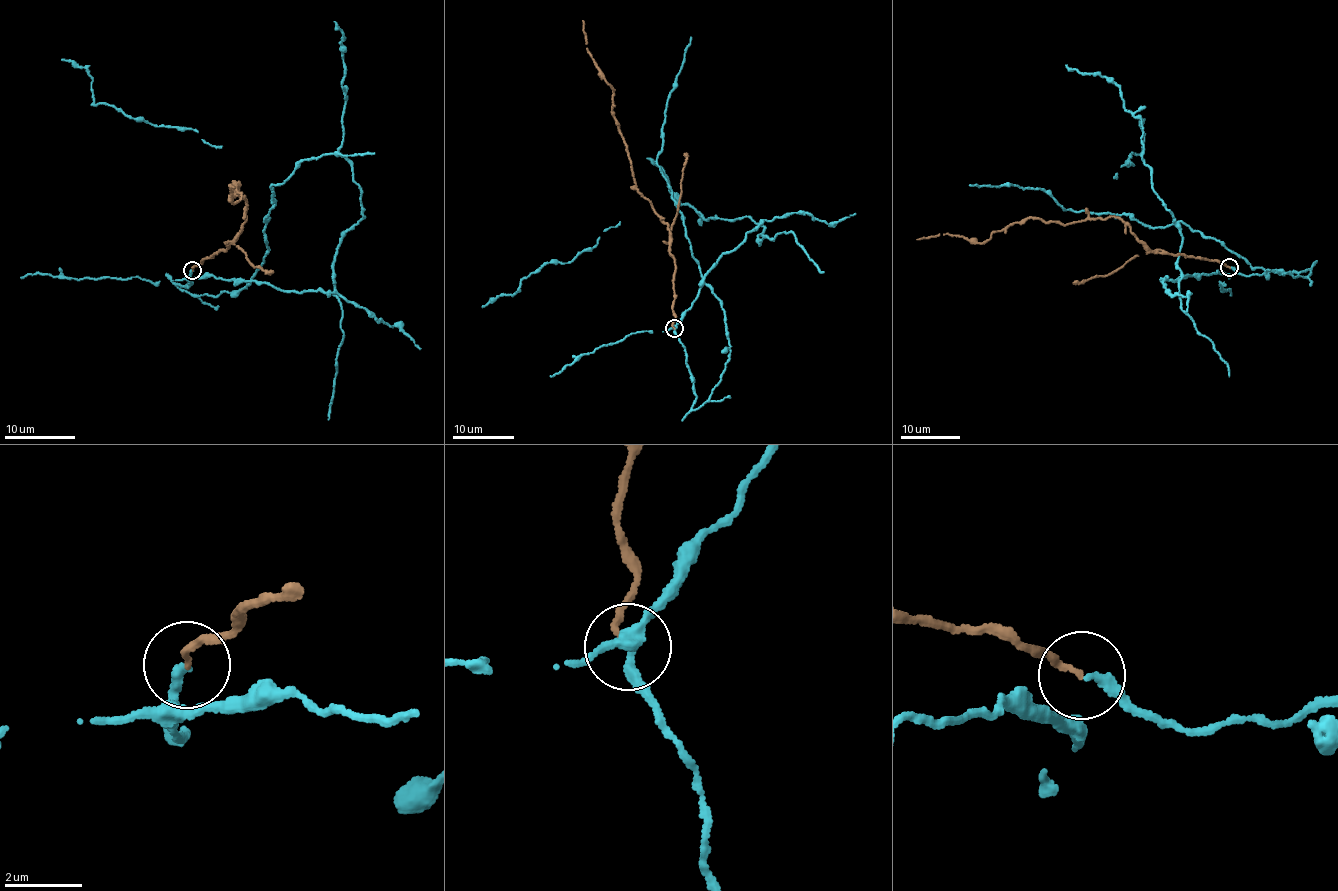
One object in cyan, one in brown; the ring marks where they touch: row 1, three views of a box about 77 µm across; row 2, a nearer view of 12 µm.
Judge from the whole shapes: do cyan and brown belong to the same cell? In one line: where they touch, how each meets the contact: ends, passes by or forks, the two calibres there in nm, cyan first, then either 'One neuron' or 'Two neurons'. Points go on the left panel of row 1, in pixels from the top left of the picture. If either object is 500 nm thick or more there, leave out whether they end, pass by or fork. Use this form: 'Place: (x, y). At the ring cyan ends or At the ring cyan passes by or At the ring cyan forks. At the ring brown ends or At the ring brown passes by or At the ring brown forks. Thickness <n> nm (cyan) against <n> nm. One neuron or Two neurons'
Place: (192, 270). At the ring cyan passes by. At the ring brown ends. Thickness 180 nm (cyan) against 140 nm. One neuron

